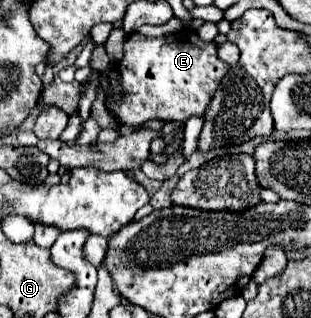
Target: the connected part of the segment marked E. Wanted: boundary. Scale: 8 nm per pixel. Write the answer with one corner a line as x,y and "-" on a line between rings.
182,29
158,39
130,33
124,43
124,57
116,65
126,95
110,107
110,113
120,125
132,127
150,119
184,123
192,115
204,115
228,69
230,67
216,57
216,43
204,43
194,29

